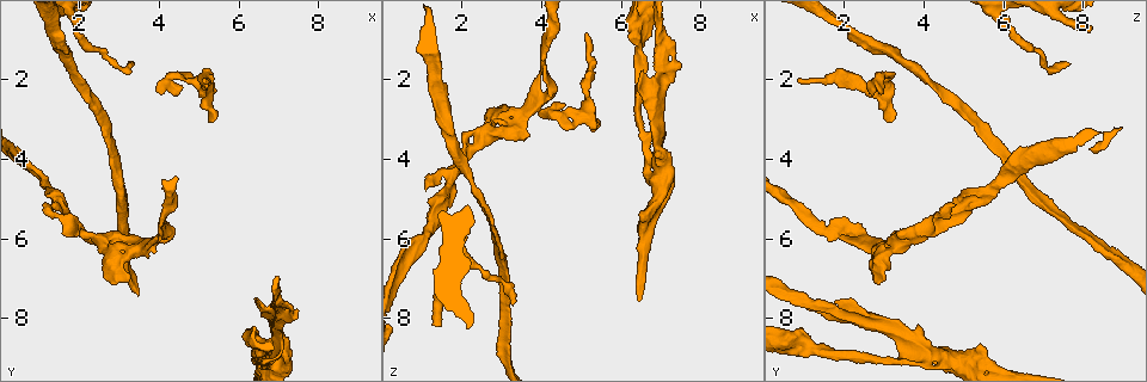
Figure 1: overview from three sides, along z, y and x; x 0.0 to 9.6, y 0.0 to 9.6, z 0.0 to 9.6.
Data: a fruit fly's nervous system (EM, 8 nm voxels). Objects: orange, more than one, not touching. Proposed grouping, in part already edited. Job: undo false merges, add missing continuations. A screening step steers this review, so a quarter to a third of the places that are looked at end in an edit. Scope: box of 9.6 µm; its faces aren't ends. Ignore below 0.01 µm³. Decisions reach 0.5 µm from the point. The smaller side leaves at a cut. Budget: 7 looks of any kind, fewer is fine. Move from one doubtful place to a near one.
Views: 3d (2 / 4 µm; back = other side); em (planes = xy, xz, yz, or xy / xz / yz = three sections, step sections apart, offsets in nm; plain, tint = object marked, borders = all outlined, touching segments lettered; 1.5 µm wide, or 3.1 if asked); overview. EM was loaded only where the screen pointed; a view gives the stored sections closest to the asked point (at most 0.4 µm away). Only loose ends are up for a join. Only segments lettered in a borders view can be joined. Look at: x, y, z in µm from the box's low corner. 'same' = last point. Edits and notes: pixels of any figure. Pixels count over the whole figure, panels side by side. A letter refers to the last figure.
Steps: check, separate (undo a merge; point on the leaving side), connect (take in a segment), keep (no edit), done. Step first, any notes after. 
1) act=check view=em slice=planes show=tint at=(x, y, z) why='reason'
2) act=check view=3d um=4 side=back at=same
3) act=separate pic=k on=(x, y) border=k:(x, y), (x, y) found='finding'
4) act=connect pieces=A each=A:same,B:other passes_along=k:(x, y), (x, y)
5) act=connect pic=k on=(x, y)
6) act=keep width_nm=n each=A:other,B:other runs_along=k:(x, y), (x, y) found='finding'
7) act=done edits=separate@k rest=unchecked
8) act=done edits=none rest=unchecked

act=check view=3d um=4 side=back at=(3.15, 7.10, 2.95) why='free end'

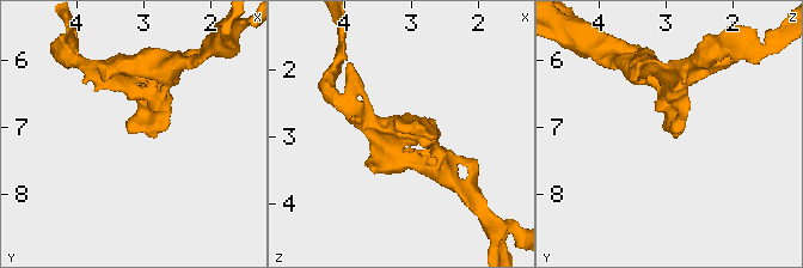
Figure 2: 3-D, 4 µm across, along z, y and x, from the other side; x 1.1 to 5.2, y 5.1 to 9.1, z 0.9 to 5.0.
act=check view=em slice=yz step=4 show=tint at=(3.10, 7.05, 2.95)

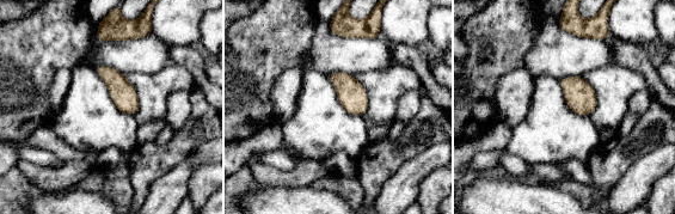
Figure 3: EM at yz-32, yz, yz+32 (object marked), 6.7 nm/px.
act=check view=em slice=xz step=4 show=borders at=same

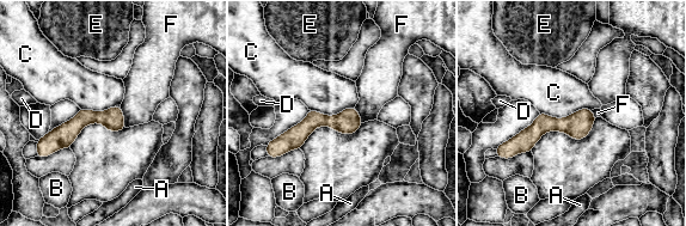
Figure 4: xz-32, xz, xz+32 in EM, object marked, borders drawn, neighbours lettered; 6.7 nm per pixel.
act=keep longest_contact=C:360nm each=A:other,B:other,C:other,D:other,E:other,F:other runs_along=4:(592, 117), (541, 124), (502, 154) found='none of them fits'

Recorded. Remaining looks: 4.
act=check view=3d um=2 at=(6.75, 9.00, 4.45) why='an open end'

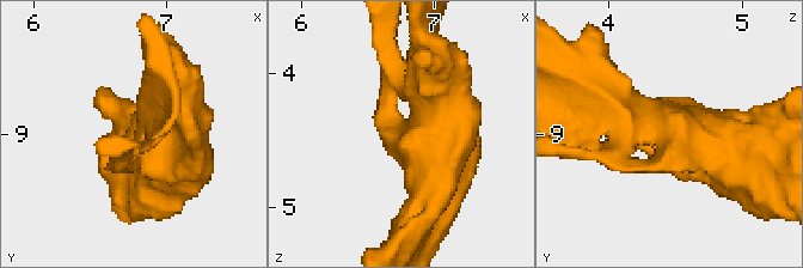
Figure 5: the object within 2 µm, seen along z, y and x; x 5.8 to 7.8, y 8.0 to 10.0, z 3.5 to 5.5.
act=check view=em slice=planes show=borders at=(6.74, 9.00, 4.42)

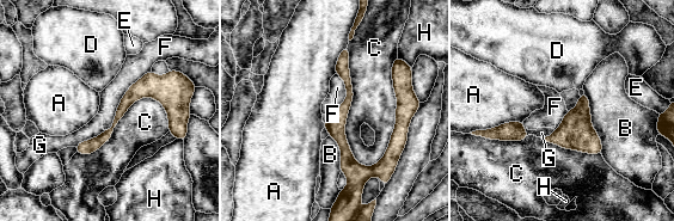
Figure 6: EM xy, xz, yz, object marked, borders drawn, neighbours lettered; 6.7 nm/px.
act=keep each=A:other,B:other,C:other,D:other,E:other,F:other,G:other,H:other runs_along=6:(167, 78), (140, 88), (99, 141), (79, 148) found='none of them fits'

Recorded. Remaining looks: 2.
act=check view=em slice=xy step=4 show=borders at=(1.30, 0.80, 8.15) why='an open end'

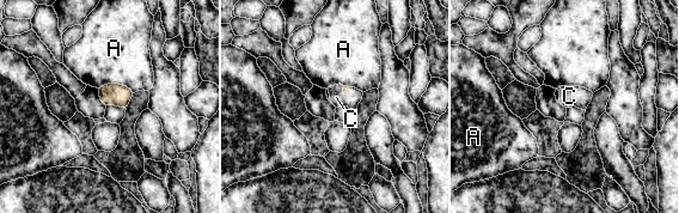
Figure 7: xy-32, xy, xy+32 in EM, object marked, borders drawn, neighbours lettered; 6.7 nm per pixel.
act=check view=em slice=planes show=borders at=same why='another direction'

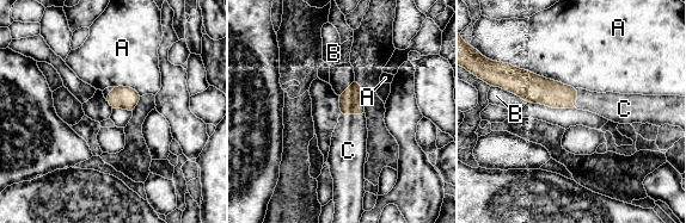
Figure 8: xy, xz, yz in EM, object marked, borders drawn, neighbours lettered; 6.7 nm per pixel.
act=connect pieces=C each=A:other,B:other,C:same found='the cell continues'

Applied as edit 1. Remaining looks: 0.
act=done edits=connect@8 rest=unchecked

